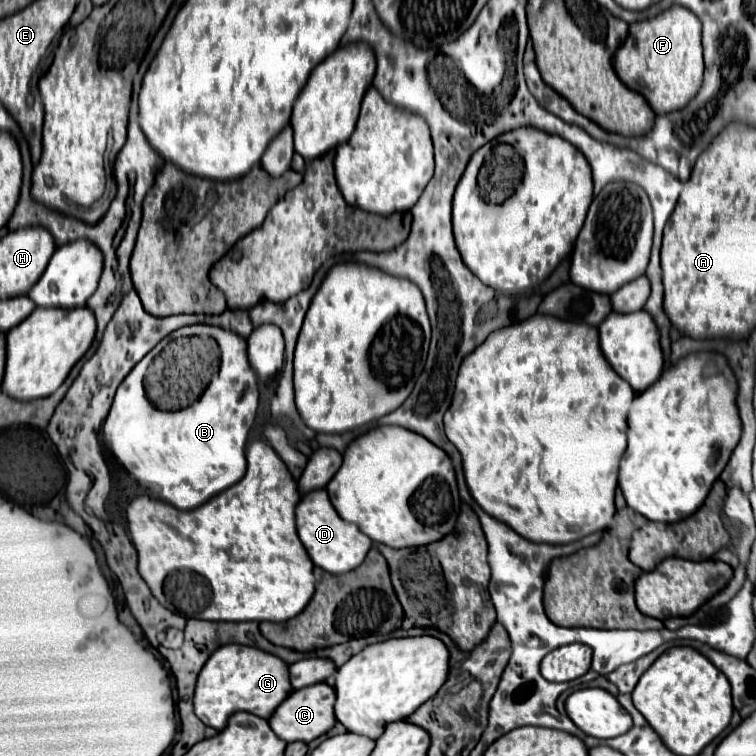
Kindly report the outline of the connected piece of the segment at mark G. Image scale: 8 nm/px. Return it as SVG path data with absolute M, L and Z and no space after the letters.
M230 644L218 648L204 664L196 684L194 712L206 726L222 730L228 718L240 710L252 712L260 718L270 718L290 692L290 674L284 660L252 646Z

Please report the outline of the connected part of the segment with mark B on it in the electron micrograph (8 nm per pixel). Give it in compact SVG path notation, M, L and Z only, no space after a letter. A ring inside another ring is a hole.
M206 326L206 334L214 336L214 340L218 340L218 346L222 348L222 368L218 376L212 378L212 382L208 384L208 388L204 390L198 402L186 408L186 412L154 412L154 408L146 404L146 396L142 396L142 372L146 372L146 362L140 362L120 384L112 410L102 426L104 444L120 460L120 464L142 486L146 486L152 496L162 498L180 510L190 510L204 504L212 496L234 486L244 476L247 468L244 450L246 450L250 426L256 418L256 408L260 398L258 378L256 372L250 368L246 356L246 340L218 326Z

